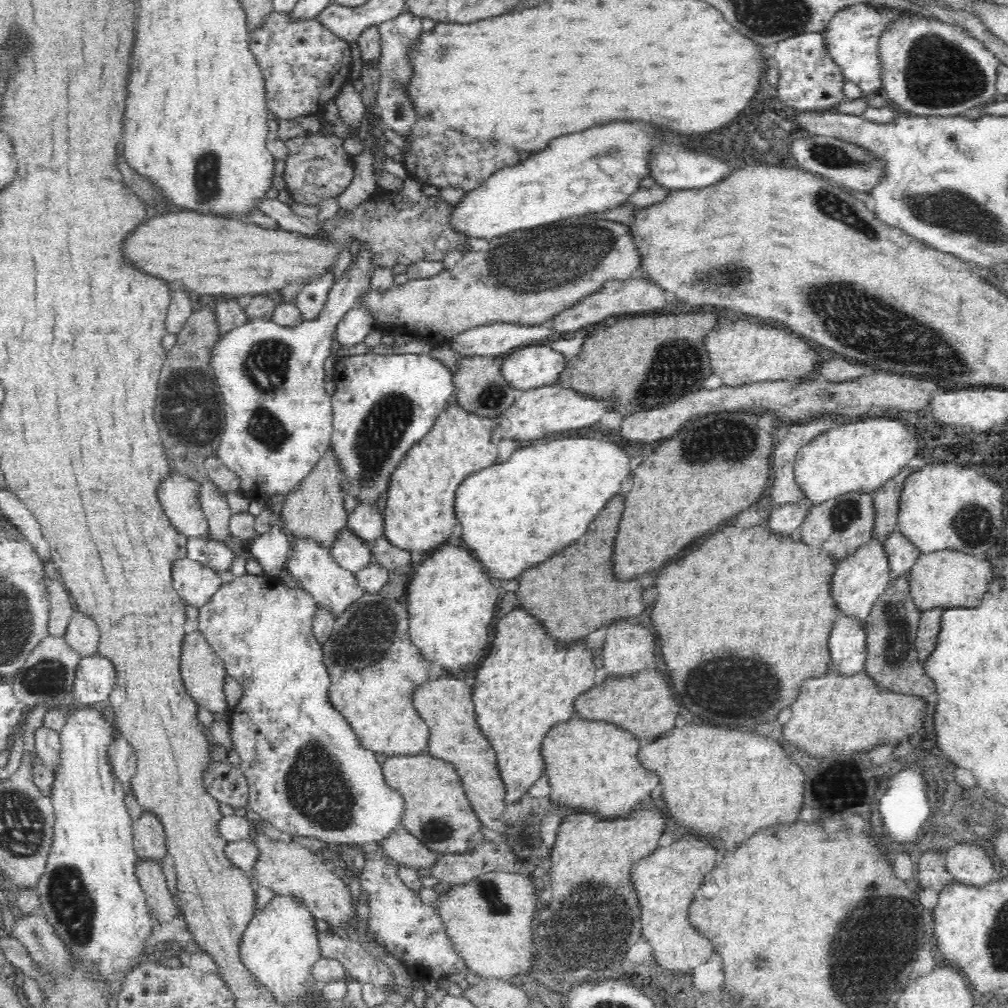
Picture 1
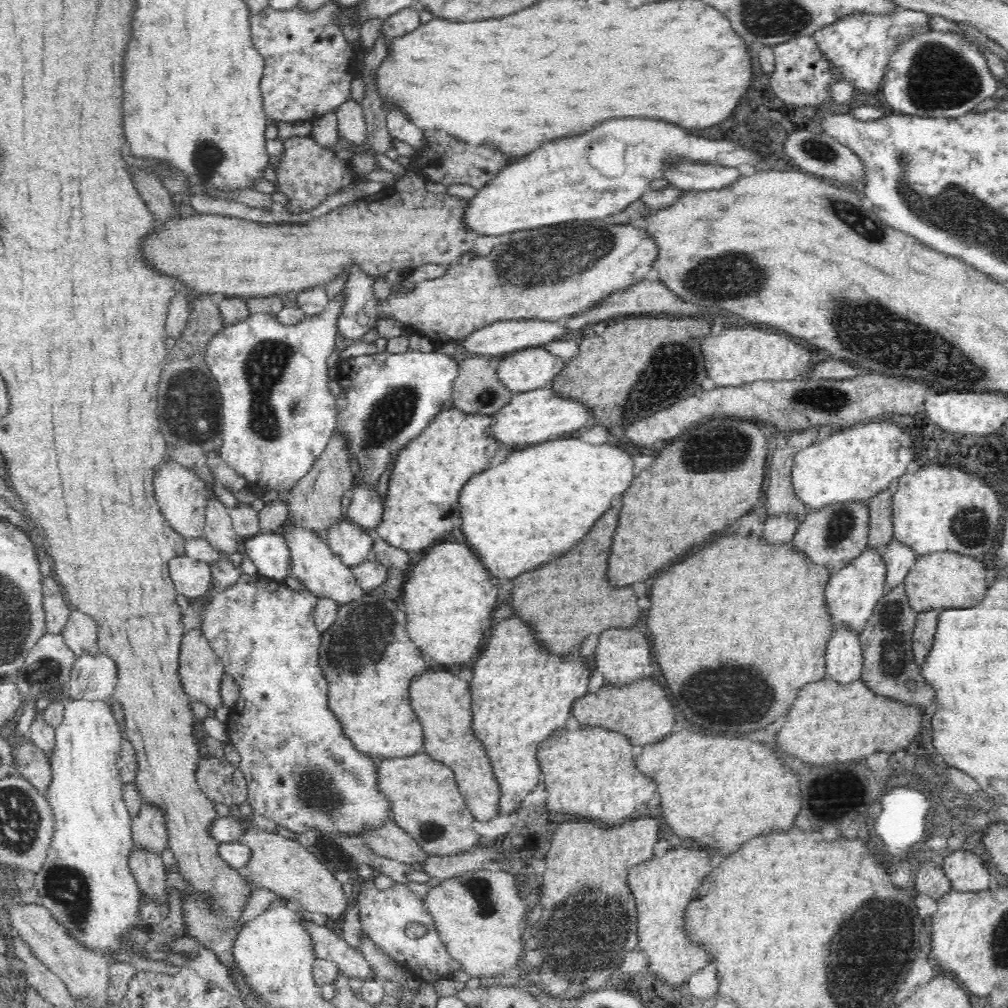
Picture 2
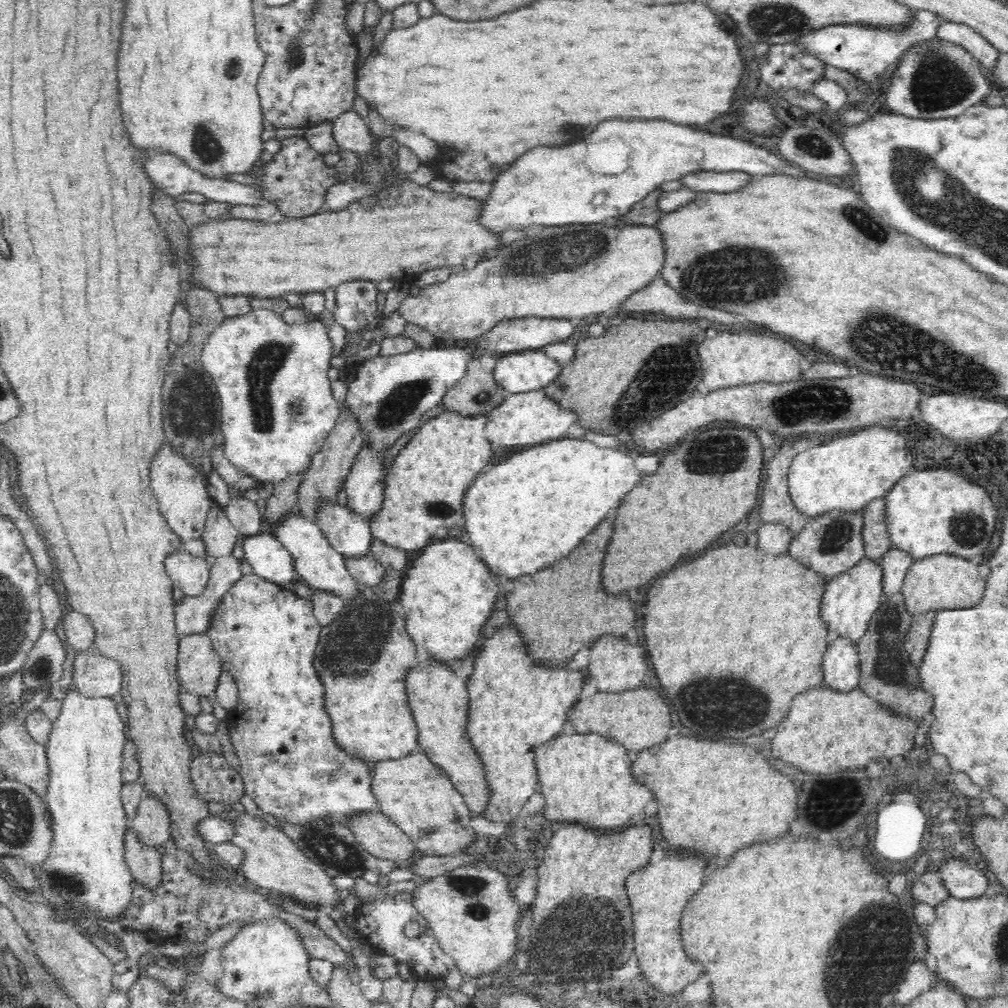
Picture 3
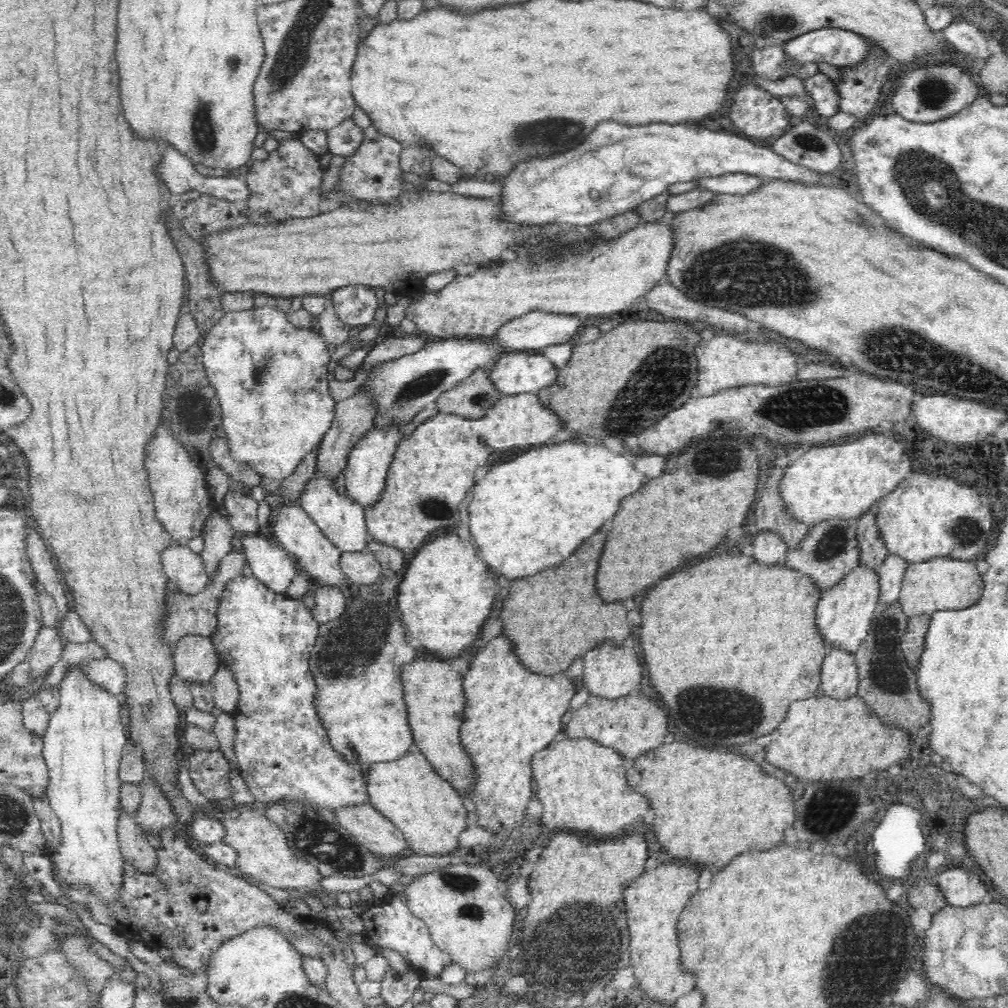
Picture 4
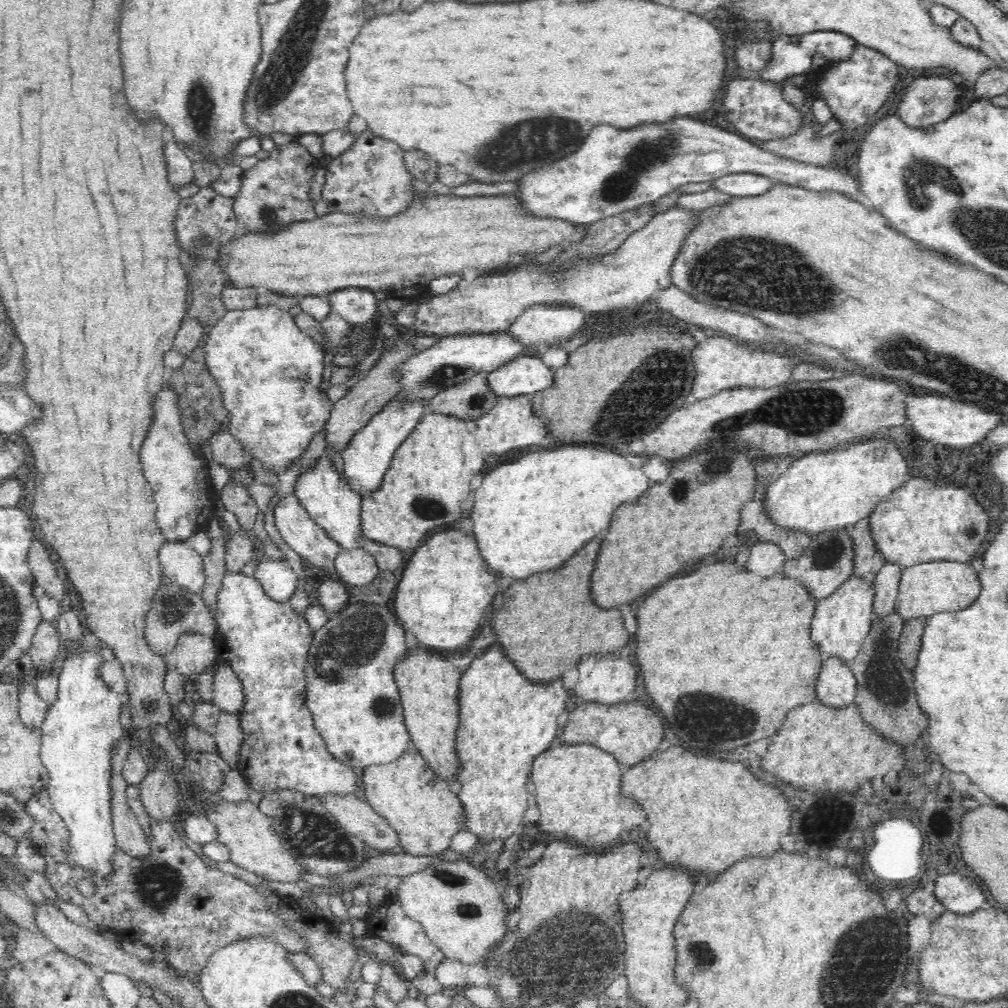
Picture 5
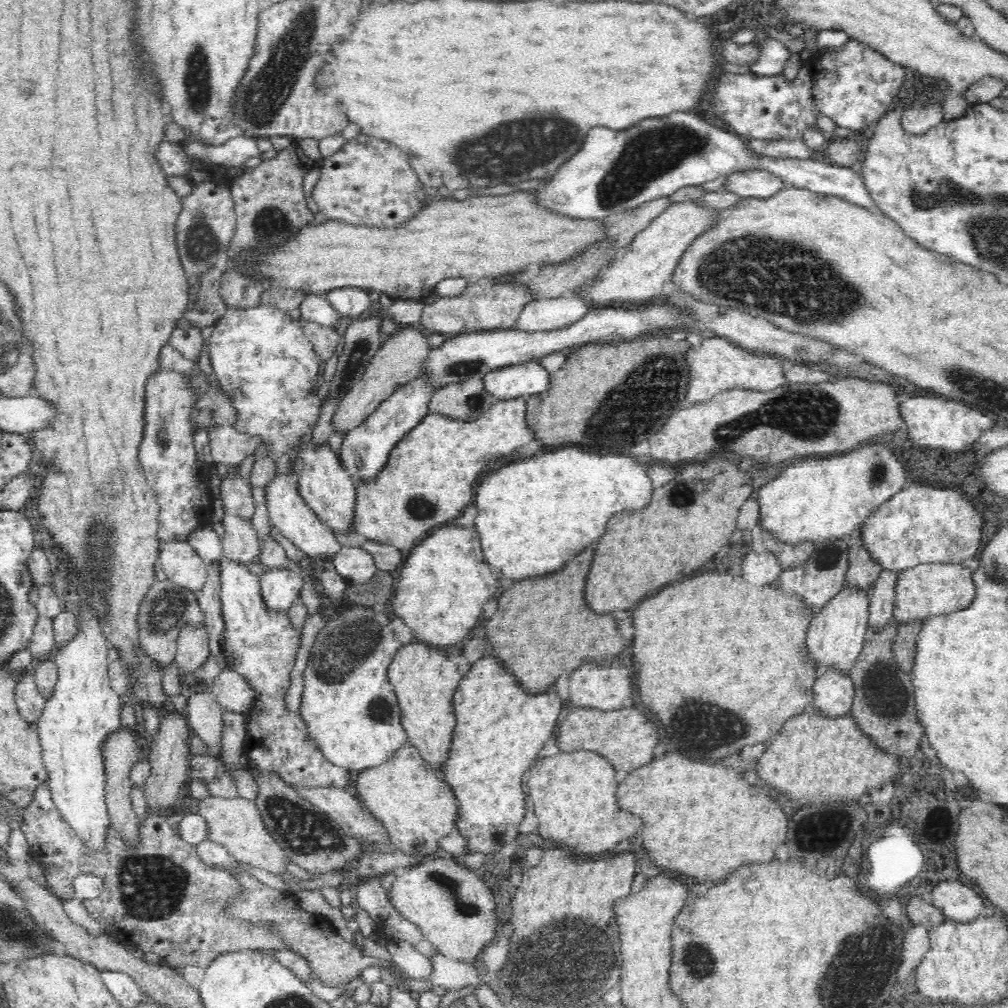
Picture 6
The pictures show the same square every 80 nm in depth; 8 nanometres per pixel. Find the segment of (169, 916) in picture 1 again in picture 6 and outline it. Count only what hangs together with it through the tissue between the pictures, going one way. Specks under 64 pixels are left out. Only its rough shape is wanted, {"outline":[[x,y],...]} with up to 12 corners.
{"outline":[[128,728],[103,747],[111,826],[130,848],[140,844],[140,821],[129,779],[139,748]]}

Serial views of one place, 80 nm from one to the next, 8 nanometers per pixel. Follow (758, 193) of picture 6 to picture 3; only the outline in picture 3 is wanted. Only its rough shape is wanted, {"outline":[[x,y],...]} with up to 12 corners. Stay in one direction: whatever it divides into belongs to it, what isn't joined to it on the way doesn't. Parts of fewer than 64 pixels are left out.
{"outline":[[698,169],[679,178],[701,192],[734,192],[752,176],[744,171]]}

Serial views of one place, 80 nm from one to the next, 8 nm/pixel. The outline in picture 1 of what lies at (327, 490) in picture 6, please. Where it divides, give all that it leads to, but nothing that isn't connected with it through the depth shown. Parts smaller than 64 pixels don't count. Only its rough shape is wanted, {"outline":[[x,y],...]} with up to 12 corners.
{"outline":[[349,528],[330,553],[340,568],[354,575],[372,560],[371,548]]}

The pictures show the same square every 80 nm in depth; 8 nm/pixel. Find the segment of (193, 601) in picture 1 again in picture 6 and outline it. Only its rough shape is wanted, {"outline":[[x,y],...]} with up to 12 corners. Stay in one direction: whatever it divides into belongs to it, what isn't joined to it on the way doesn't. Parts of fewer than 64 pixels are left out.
{"outline":[[187,540],[163,542],[158,564],[176,586],[197,593],[204,559]]}

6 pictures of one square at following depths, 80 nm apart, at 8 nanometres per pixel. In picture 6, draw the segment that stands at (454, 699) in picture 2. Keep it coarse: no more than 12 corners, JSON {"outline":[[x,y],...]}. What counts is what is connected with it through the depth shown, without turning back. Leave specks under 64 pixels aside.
{"outline":[[414,641],[388,674],[409,744],[442,778],[463,678]]}

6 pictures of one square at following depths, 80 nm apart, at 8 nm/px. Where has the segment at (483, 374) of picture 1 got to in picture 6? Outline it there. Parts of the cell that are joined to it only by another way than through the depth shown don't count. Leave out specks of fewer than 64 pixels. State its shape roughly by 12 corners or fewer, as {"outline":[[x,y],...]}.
{"outline":[[483,376],[432,393],[428,413],[476,421],[497,398]]}

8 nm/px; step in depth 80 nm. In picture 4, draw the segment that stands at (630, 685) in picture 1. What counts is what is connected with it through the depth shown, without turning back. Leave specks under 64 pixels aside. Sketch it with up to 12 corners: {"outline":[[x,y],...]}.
{"outline":[[638,691],[590,696],[564,726],[631,763],[664,743],[668,712]]}

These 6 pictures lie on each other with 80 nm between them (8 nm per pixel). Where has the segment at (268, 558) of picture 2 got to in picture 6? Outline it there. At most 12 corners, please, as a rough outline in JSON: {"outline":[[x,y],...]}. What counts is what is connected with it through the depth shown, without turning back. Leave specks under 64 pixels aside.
{"outline":[[268,567],[259,579],[268,607],[288,611],[304,586],[302,575]]}

